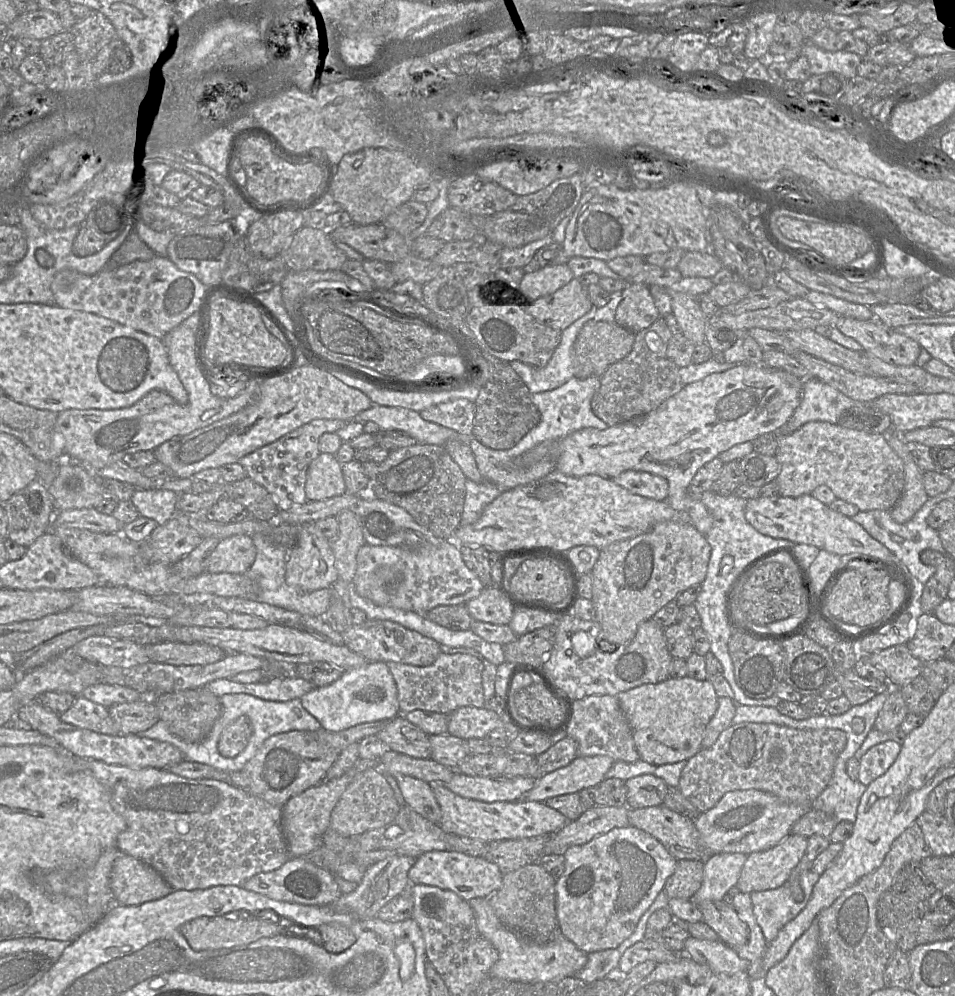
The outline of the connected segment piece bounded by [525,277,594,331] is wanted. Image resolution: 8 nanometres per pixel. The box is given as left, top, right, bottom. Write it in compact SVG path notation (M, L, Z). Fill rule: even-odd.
M574 277L557 291L525 305L526 311L539 323L563 331L594 307L585 286Z

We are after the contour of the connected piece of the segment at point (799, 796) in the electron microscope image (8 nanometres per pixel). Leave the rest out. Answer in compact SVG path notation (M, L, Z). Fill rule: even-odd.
M755 722L733 723L720 733L716 742L711 747L707 749L700 749L698 753L696 753L693 757L687 760L687 763L681 772L678 788L682 792L683 796L688 801L690 801L701 813L706 812L709 809L713 808L725 793L734 790L757 789L769 792L786 802L813 803L829 784L833 776L836 760L839 754L846 747L846 744L847 744L847 734L840 729L824 728L816 730L801 730L787 726L780 726L774 723L755 723Z

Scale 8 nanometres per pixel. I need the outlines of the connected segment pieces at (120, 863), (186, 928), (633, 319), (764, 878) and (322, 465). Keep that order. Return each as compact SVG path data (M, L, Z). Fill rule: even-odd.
M120 854L113 864L110 887L113 903L122 906L159 900L173 890L153 868L126 854Z
M239 910L222 917L201 917L191 920L180 927L180 932L195 951L214 950L247 945L264 937L273 937L286 933L286 928L290 928L294 924L292 922L286 923L289 925L269 922L252 915L248 911Z
M630 283L623 291L623 298L616 308L614 322L636 333L649 327L659 318L660 314L649 287Z
M790 833L776 846L748 855L736 888L743 893L777 889L802 859L808 838Z
M320 453L309 465L306 482L305 494L308 501L318 501L340 496L346 492L342 464L336 460L336 456L329 453Z

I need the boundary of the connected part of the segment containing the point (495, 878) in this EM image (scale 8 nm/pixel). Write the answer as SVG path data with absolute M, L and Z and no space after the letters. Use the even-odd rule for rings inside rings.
M431 851L416 858L408 872L410 884L425 884L451 890L462 899L489 898L497 892L503 880L499 867L482 856L470 856L456 851Z

